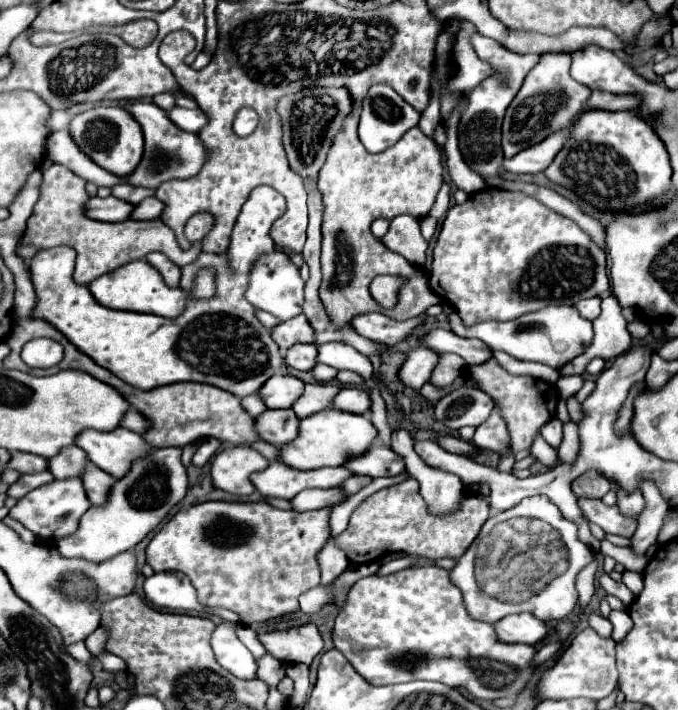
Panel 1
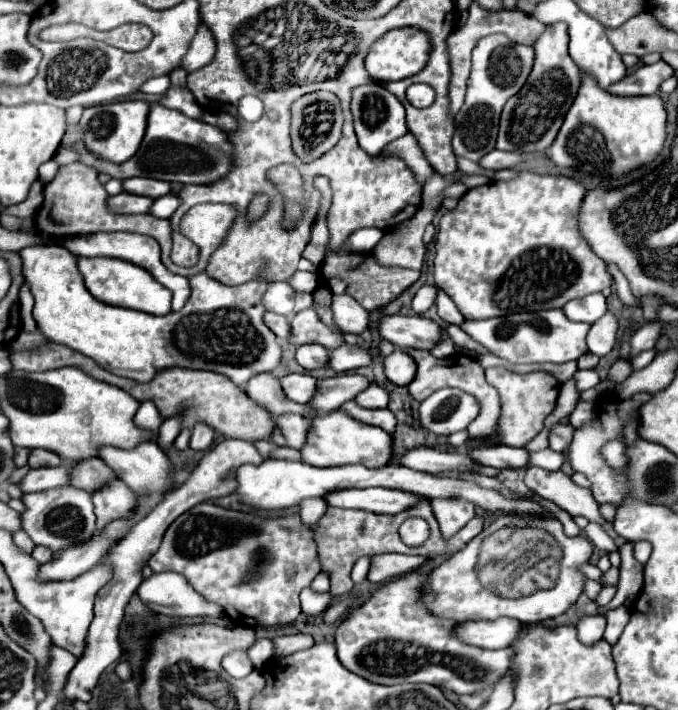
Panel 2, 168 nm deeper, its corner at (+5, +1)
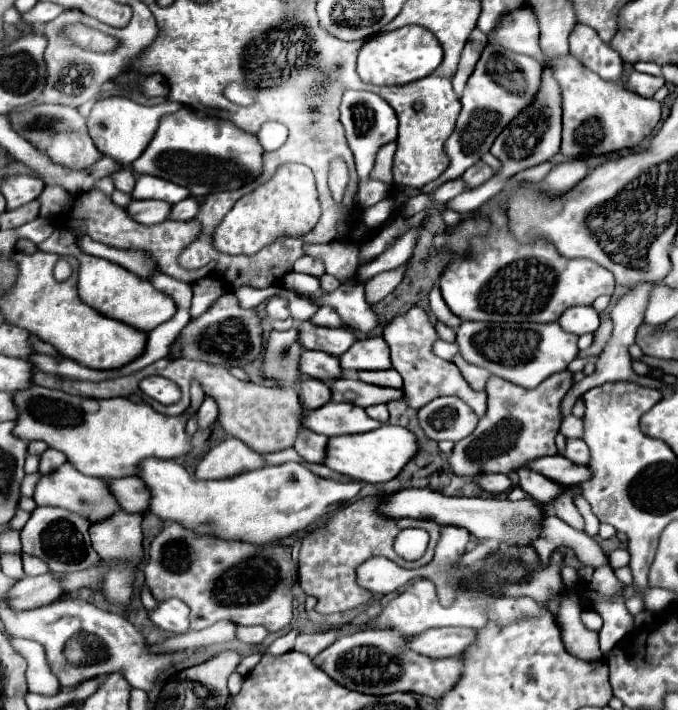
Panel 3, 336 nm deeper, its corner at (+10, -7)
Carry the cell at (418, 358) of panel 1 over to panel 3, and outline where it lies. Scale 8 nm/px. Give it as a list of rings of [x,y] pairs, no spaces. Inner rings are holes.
[[[375,370],[375,372],[357,372],[357,378],[367,384],[379,384],[379,386],[391,386],[401,388],[403,380],[397,370]]]

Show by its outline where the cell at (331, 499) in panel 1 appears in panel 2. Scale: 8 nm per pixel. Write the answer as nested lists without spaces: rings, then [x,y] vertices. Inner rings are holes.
[[[352,488],[352,490],[334,490],[324,496],[328,506],[336,508],[358,508],[374,514],[398,514],[410,508],[418,496],[402,490],[388,488]]]

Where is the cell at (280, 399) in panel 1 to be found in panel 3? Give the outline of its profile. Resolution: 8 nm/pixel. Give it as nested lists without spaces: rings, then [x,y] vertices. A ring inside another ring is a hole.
[[[305,378],[301,380],[301,390],[299,390],[299,398],[303,402],[303,406],[307,410],[315,410],[325,406],[331,400],[331,390],[325,382],[321,380],[313,380],[313,378]]]

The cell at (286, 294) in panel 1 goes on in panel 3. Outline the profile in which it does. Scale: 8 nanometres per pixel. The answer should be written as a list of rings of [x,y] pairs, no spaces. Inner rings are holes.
[[[273,296],[267,304],[267,314],[269,318],[273,320],[287,320],[291,314],[289,314],[289,302],[285,298],[279,298],[279,296]]]

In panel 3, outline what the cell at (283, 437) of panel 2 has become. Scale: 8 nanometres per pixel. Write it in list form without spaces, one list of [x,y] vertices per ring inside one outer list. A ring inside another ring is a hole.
[[[303,430],[299,436],[297,436],[297,442],[295,442],[295,450],[297,454],[301,454],[307,462],[313,462],[313,464],[323,464],[325,460],[325,446],[327,446],[327,436],[323,434],[315,434],[311,430]]]

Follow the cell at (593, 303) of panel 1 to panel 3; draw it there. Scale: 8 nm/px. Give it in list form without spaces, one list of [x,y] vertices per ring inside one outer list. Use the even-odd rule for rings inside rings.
[[[573,306],[565,310],[565,314],[559,318],[559,324],[565,332],[573,332],[577,336],[593,334],[599,328],[599,314],[593,306]]]

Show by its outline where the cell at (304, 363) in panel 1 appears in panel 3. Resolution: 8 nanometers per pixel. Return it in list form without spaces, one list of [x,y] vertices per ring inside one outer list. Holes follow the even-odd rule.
[[[303,350],[299,370],[301,370],[301,374],[323,380],[323,382],[341,378],[341,374],[343,374],[343,370],[339,366],[339,358],[325,354],[325,352],[311,352],[311,350]]]

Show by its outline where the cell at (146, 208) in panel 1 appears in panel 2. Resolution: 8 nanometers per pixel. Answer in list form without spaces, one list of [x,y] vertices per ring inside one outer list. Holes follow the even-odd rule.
[[[166,194],[162,198],[156,198],[154,204],[150,206],[150,214],[158,216],[158,218],[170,218],[172,212],[178,208],[180,200],[176,194]]]

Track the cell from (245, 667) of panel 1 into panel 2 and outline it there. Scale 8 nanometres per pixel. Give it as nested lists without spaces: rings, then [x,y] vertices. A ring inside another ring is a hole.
[[[234,650],[234,652],[226,654],[226,658],[222,660],[222,666],[232,678],[246,678],[254,670],[246,650]]]

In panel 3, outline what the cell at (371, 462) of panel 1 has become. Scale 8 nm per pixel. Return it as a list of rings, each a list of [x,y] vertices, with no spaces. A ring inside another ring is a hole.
[[[491,474],[491,476],[477,476],[473,478],[483,490],[487,490],[489,494],[497,496],[497,494],[503,494],[505,490],[513,488],[513,482],[509,476],[503,476],[503,474]]]

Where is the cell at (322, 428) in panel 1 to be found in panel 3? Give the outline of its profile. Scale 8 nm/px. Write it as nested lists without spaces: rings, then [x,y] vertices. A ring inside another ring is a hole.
[[[383,424],[377,430],[363,432],[363,434],[349,434],[349,436],[333,436],[327,444],[327,458],[325,466],[335,472],[341,472],[353,480],[361,482],[387,482],[393,480],[407,462],[415,458],[419,450],[417,438],[403,426]]]

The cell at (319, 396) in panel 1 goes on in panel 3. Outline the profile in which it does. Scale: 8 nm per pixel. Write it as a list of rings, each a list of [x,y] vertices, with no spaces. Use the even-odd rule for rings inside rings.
[[[339,378],[331,381],[333,402],[349,402],[355,406],[373,406],[373,404],[387,404],[389,400],[403,400],[401,388],[381,387],[365,384],[357,378]]]

